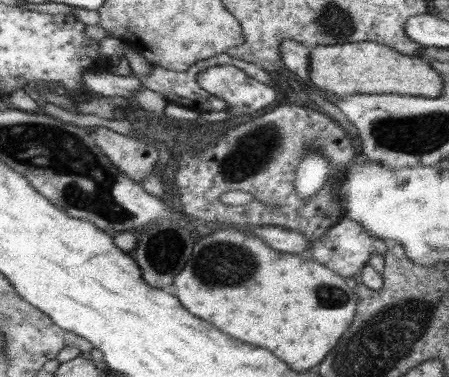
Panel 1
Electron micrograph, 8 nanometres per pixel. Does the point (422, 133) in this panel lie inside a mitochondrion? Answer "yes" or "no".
yes

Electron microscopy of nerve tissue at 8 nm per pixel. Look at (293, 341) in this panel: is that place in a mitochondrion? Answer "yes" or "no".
no

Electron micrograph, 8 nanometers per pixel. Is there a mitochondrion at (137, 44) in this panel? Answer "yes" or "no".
no

